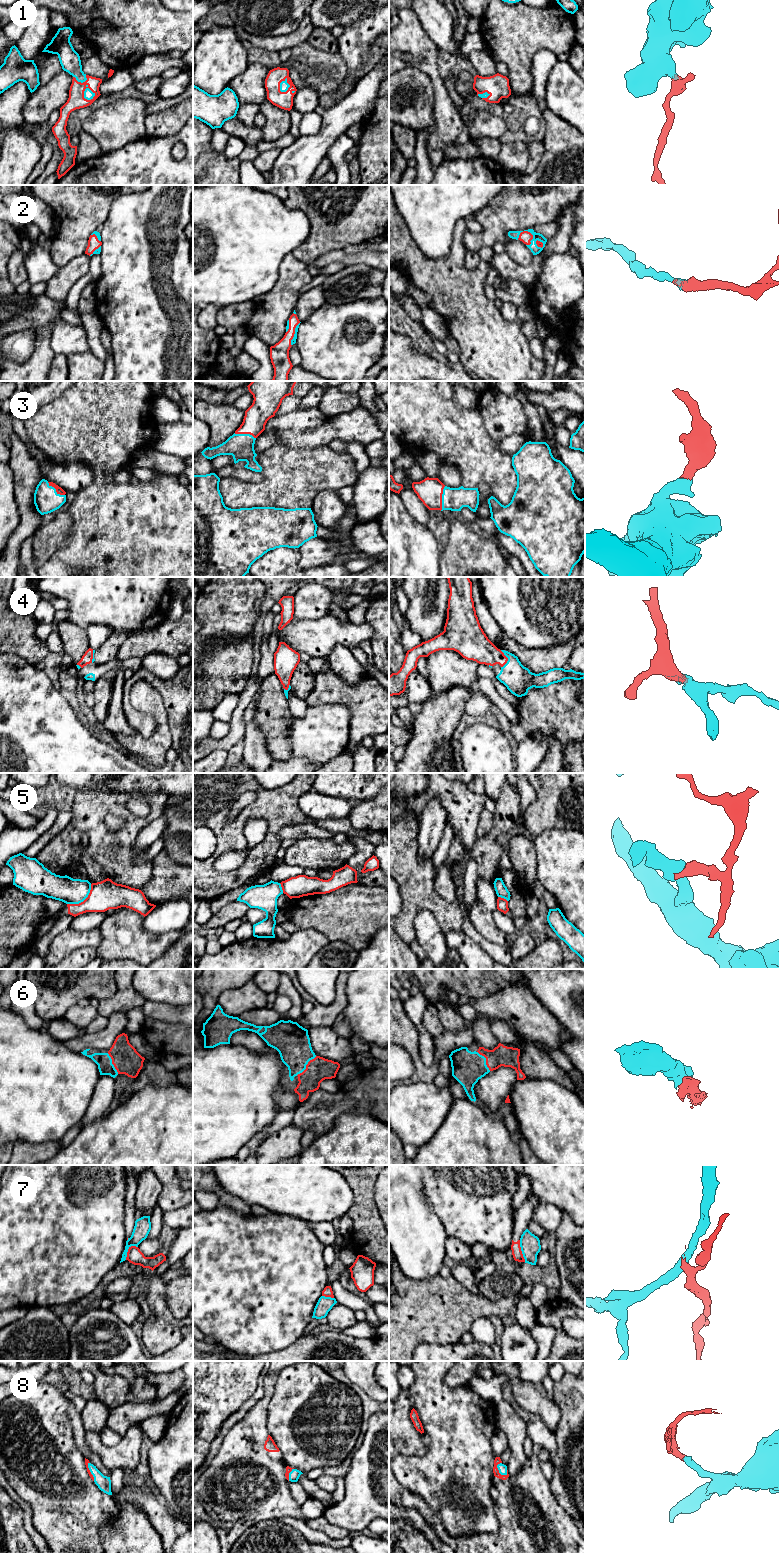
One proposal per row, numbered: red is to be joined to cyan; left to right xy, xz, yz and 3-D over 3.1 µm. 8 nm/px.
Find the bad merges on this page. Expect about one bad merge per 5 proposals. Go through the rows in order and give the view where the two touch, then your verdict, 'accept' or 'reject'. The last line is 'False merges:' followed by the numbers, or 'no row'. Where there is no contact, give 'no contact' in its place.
1: contact in xy; accept
2: contact in yz; accept
3: contact in yz; accept
4: contact in yz; accept
5: contact in xy; reject
6: contact in xz; accept
7: contact in yz; reject
8: contact in yz; accept
False merges: 5, 7

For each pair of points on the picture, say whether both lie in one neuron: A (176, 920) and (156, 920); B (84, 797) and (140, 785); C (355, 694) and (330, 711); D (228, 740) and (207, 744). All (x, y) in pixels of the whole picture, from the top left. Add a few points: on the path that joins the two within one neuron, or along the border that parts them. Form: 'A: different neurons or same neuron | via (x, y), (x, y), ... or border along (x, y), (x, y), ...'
A: same neuron | via (171, 920), (161, 920)
B: different neurons | border along (87, 788), (105, 789), (129, 796)
C: different neurons | border along (317, 704), (344, 704), (350, 712), (350, 725)
D: same neuron | via (223, 744), (212, 744)

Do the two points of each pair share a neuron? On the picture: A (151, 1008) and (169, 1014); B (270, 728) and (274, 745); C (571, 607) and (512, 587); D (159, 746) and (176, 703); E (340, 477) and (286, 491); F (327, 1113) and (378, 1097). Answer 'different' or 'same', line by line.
A: same
B: same
C: same
D: different
E: same
F: same

